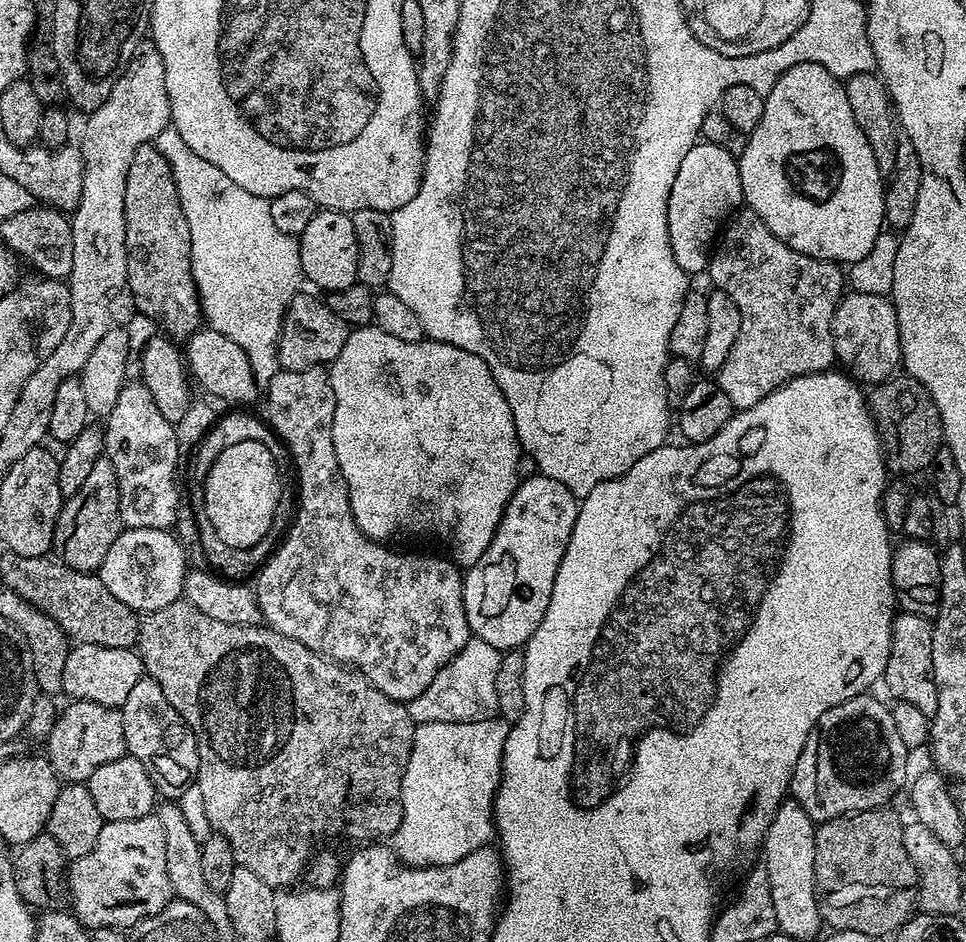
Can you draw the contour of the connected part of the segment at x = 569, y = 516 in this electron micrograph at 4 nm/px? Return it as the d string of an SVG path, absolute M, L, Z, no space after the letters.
M533 474L529 480L528 477L521 479L516 485L486 554L478 558L473 568L467 569L464 578L464 605L468 630L475 639L490 642L490 646L501 650L516 650L527 645L546 614L546 606L550 606L554 578L566 554L566 546L574 530L577 511L578 497L570 490L566 490L562 482L554 482L554 478Z

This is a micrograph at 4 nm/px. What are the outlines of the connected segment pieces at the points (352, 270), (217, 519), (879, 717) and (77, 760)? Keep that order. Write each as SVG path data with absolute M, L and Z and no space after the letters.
M320 208L310 218L306 230L298 237L300 261L304 280L312 283L321 293L346 290L346 286L357 283L358 274L358 234L354 234L354 222L346 212L336 212L332 208Z
M233 440L222 454L214 458L207 476L203 477L204 508L202 515L210 518L214 534L221 544L233 550L243 550L265 543L272 519L280 508L280 472L274 454L262 442Z
M872 694L855 696L826 710L826 714L818 718L810 738L806 738L806 746L802 746L798 766L794 766L790 785L791 799L800 804L802 810L806 810L806 814L814 822L833 820L850 812L865 812L871 808L885 807L889 803L887 800L900 787L901 791L909 779L908 756L910 749L898 735L891 707L887 703L884 705L882 701L875 700Z
M73 700L65 705L46 738L46 758L61 781L82 784L94 774L94 770L98 770L98 766L106 766L106 762L114 762L126 755L126 730L122 727L119 708L98 706L98 702L85 700Z

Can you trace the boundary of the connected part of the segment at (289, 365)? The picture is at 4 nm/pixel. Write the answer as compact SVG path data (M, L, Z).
M297 294L290 302L280 327L280 340L276 343L280 367L285 372L290 370L310 370L331 365L342 346L346 346L350 328L319 295L304 296Z

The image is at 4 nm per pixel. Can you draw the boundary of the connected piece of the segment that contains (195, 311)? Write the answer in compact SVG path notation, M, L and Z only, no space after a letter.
M155 143L138 146L134 162L126 174L126 270L128 271L127 295L132 295L132 304L145 312L163 335L177 341L187 341L202 327L200 292L192 273L190 250L190 226L186 226L186 214L182 214L182 202L178 198L178 186L170 170L170 162L156 148Z

